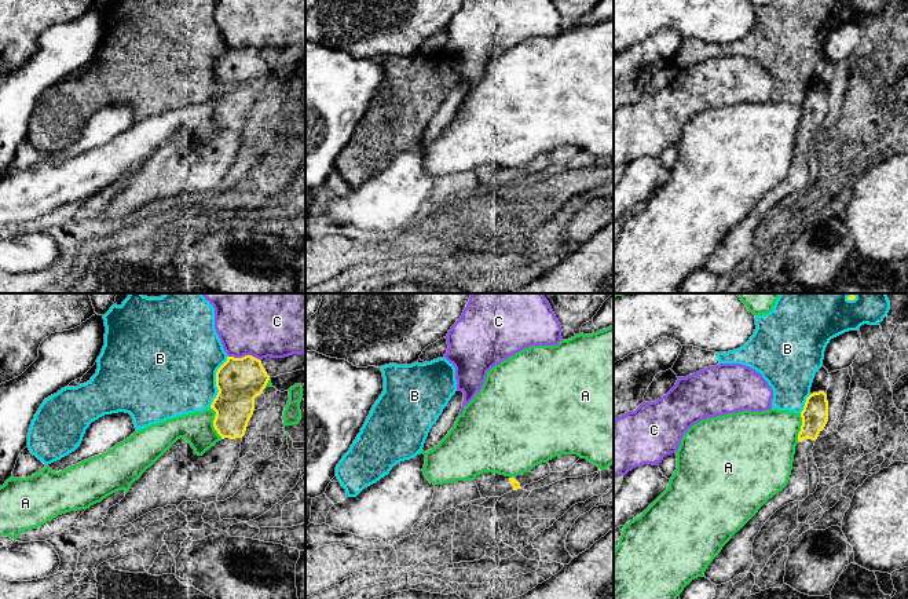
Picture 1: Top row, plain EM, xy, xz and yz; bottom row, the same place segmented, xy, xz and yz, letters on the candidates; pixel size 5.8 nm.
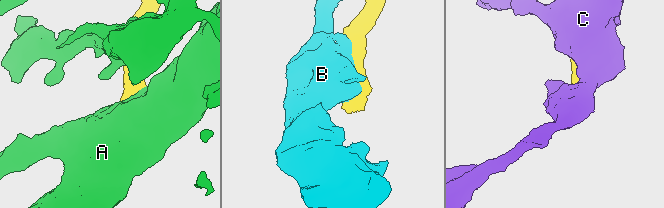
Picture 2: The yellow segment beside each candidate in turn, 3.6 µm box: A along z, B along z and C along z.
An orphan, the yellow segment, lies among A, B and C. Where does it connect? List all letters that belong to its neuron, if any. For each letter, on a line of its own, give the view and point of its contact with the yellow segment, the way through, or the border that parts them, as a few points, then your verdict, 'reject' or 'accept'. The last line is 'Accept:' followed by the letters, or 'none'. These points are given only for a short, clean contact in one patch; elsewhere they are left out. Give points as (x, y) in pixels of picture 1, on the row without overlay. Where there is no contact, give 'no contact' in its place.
A: contact xy (213, 114); reject
B: contact xy (216, 73); reject
C: contact xy (245, 47); reject
Accept: none

